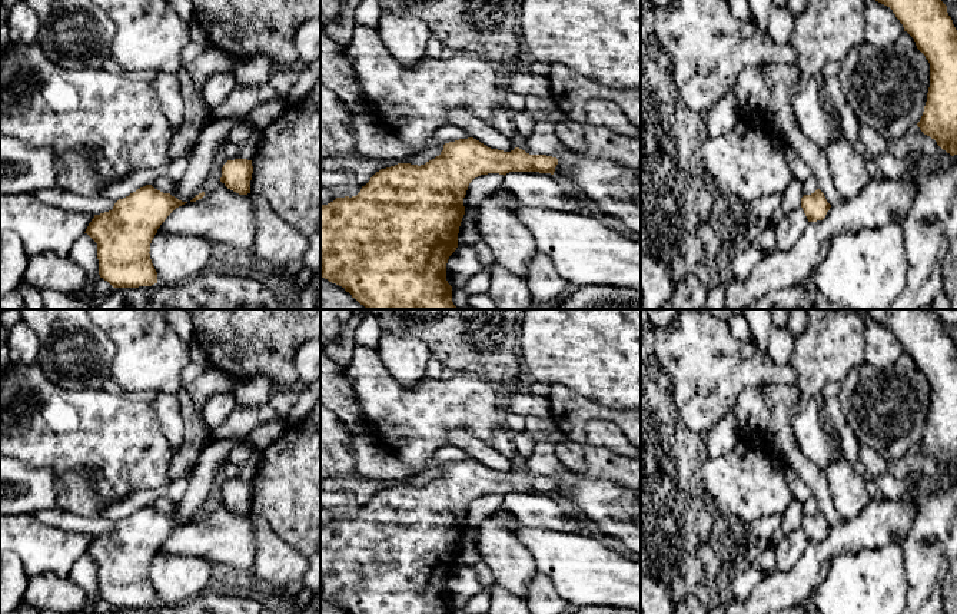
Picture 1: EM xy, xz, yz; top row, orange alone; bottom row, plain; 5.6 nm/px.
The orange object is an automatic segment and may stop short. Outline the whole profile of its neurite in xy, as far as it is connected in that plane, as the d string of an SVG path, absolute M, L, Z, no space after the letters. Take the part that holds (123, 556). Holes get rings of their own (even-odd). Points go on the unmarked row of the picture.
M146 505L119 520L113 530L94 535L84 554L97 564L99 595L113 608L139 608L157 604L157 593L150 580L150 564L160 545L182 522Z

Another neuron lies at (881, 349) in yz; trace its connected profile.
M870 318L864 325L864 362L874 368L888 368L897 364L904 348L893 331Z

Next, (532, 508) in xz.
M509 492L504 497L502 508L529 527L582 534L581 524L572 520L565 512L562 501L551 494Z

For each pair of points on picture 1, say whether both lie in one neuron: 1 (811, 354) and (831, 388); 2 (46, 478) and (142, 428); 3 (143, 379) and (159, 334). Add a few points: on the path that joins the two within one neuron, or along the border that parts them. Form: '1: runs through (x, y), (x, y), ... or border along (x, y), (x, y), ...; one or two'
1: border along (838, 381), (830, 381), (817, 397); two
2: border along (23, 461), (47, 467), (56, 474), (57, 505); two
3: runs through (143, 368), (148, 345); one

